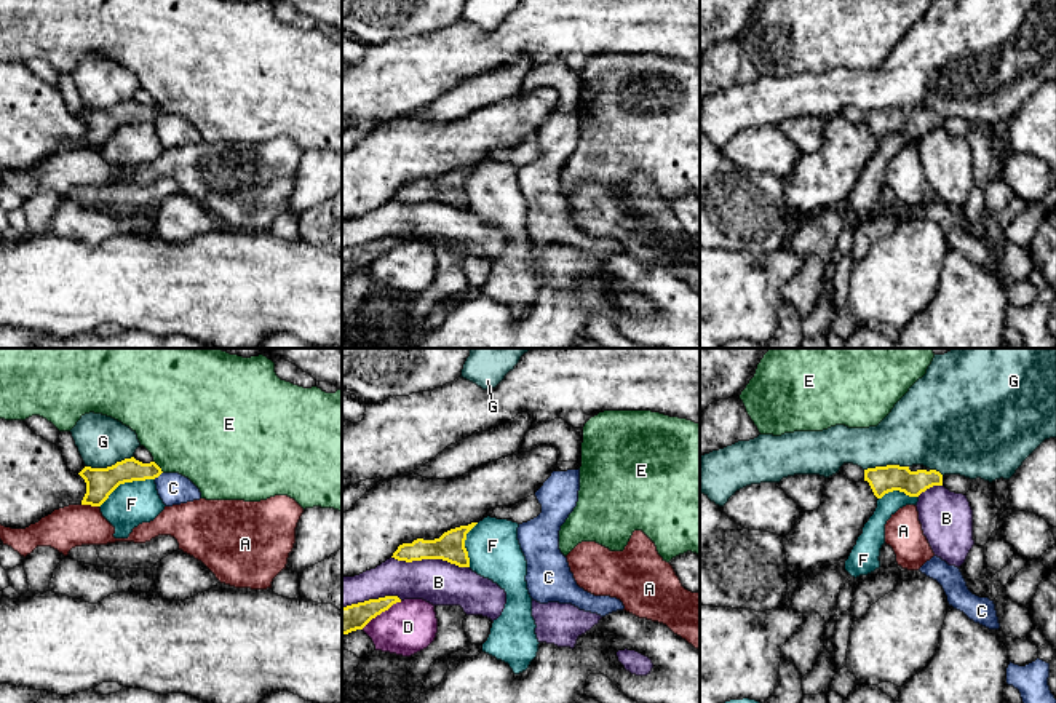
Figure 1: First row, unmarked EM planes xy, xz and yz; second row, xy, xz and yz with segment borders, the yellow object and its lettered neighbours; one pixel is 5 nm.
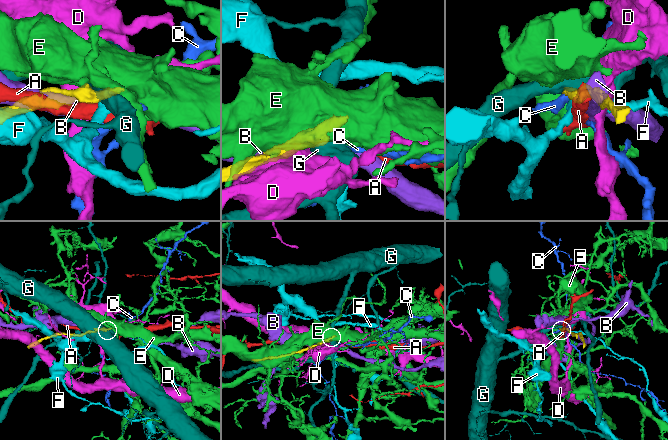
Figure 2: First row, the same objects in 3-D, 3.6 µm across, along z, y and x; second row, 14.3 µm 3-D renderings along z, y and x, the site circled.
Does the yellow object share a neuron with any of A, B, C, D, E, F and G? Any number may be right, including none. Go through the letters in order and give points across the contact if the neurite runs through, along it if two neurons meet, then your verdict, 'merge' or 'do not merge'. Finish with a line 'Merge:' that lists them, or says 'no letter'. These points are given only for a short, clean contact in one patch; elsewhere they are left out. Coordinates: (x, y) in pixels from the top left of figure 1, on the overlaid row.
A: border xy (82, 504), (98, 507); do not merge
B: do not merge
C: border xy (162, 472), (154, 478); do not merge
D: do not merge
E: border xy (154, 460), (163, 472); do not merge
F: border xy (154, 478), (122, 483), (99, 507); do not merge
G: do not merge
Merge: no letter

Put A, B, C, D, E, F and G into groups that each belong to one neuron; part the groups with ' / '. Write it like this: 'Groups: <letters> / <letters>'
Groups: A / B / C / D / E / F / G

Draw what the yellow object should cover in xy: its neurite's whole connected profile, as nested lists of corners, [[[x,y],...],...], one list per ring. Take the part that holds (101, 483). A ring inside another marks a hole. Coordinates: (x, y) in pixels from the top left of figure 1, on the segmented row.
[[[134,457],[107,468],[85,467],[78,473],[86,483],[86,494],[81,505],[101,506],[120,484],[155,479],[161,473],[161,468],[155,462],[142,463]]]

